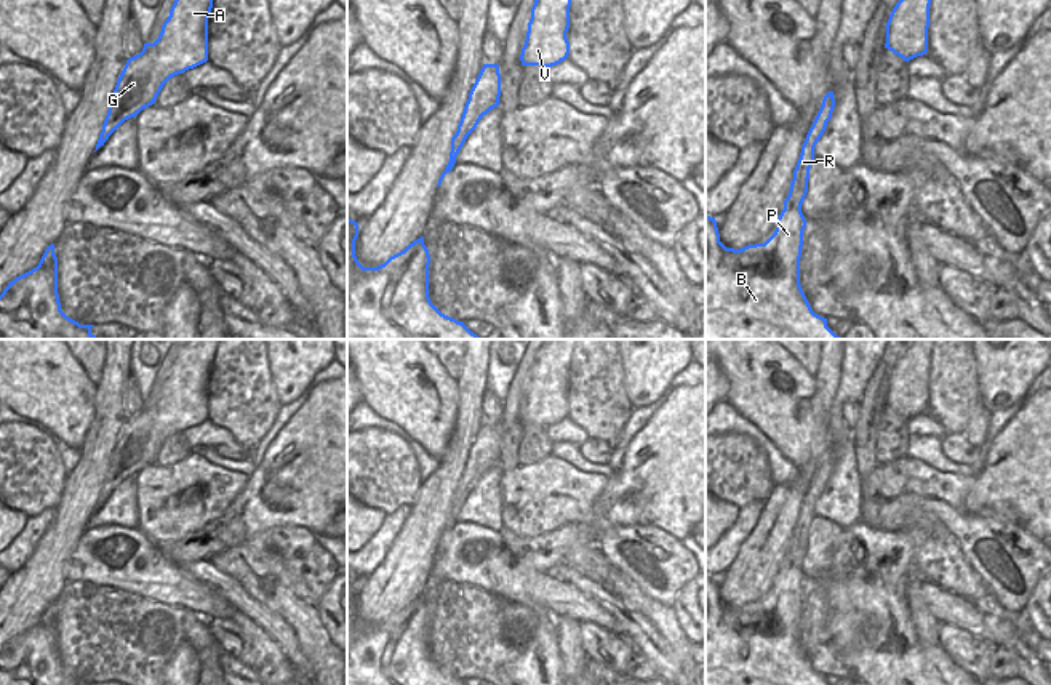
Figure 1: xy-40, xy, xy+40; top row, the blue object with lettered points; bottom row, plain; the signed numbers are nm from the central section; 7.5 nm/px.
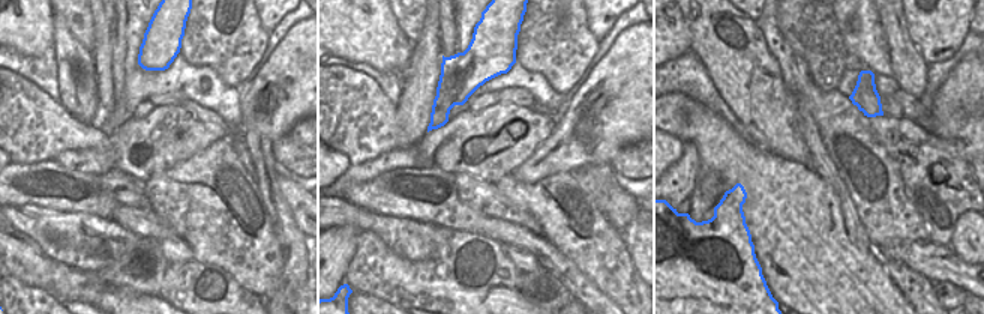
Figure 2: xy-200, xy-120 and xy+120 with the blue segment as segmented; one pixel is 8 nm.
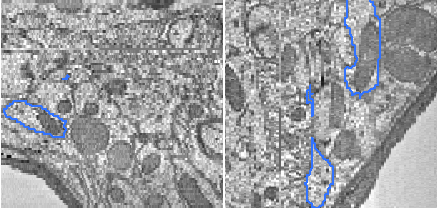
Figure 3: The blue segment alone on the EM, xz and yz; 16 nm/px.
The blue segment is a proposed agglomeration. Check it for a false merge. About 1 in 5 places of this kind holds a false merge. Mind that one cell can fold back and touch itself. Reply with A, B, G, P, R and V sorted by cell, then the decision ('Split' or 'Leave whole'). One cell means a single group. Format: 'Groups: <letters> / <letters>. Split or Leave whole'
Groups: A B G P R V. Leave whole

